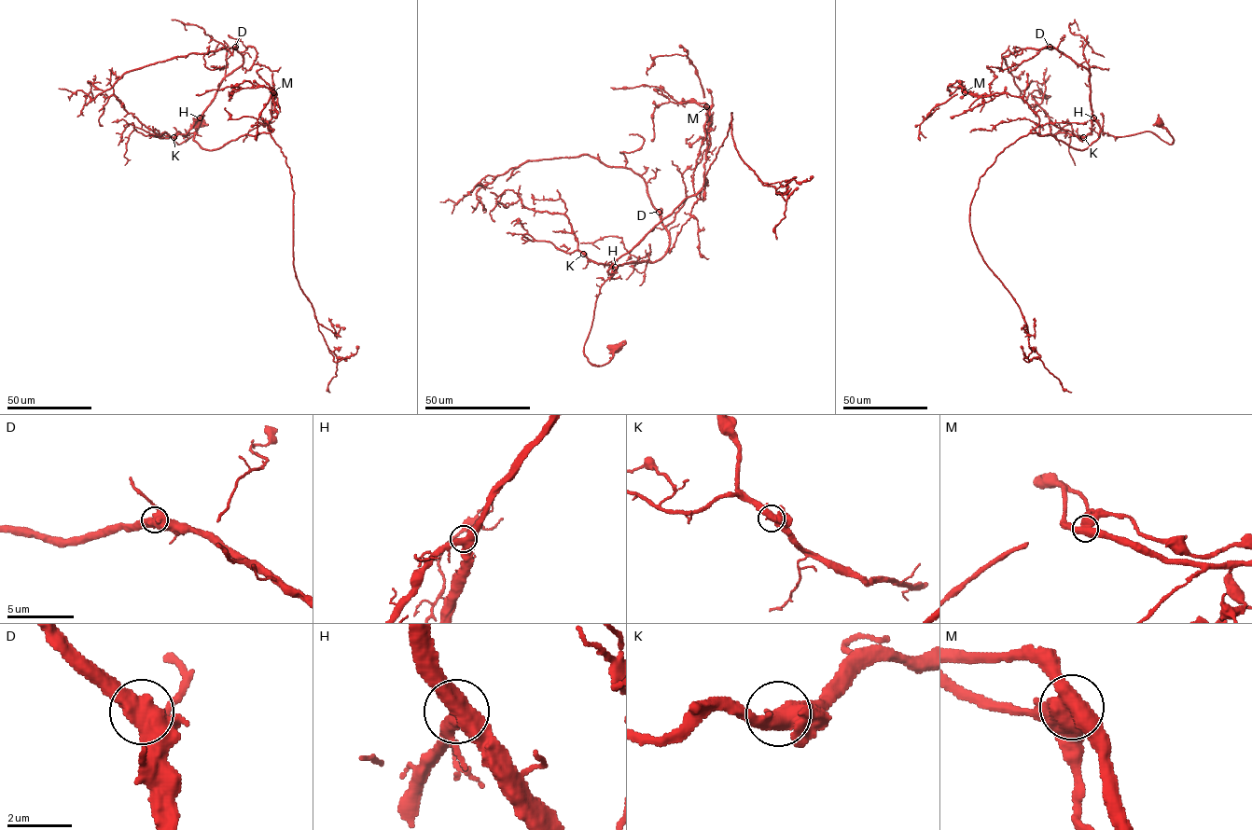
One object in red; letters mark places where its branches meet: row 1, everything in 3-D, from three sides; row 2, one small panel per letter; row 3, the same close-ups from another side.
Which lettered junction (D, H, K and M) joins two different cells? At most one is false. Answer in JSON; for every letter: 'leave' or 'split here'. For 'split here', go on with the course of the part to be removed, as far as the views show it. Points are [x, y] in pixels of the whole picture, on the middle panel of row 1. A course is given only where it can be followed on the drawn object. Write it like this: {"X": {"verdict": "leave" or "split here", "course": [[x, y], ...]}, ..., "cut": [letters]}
{"D": {"verdict": "leave"}, "H": {"verdict": "leave"}, "K": {"verdict": "leave"}, "M": {"verdict": "split here", "course": [[706, 106], [697, 70], [686, 55], [657, 56], [646, 75]]}, "cut": ["M"]}

